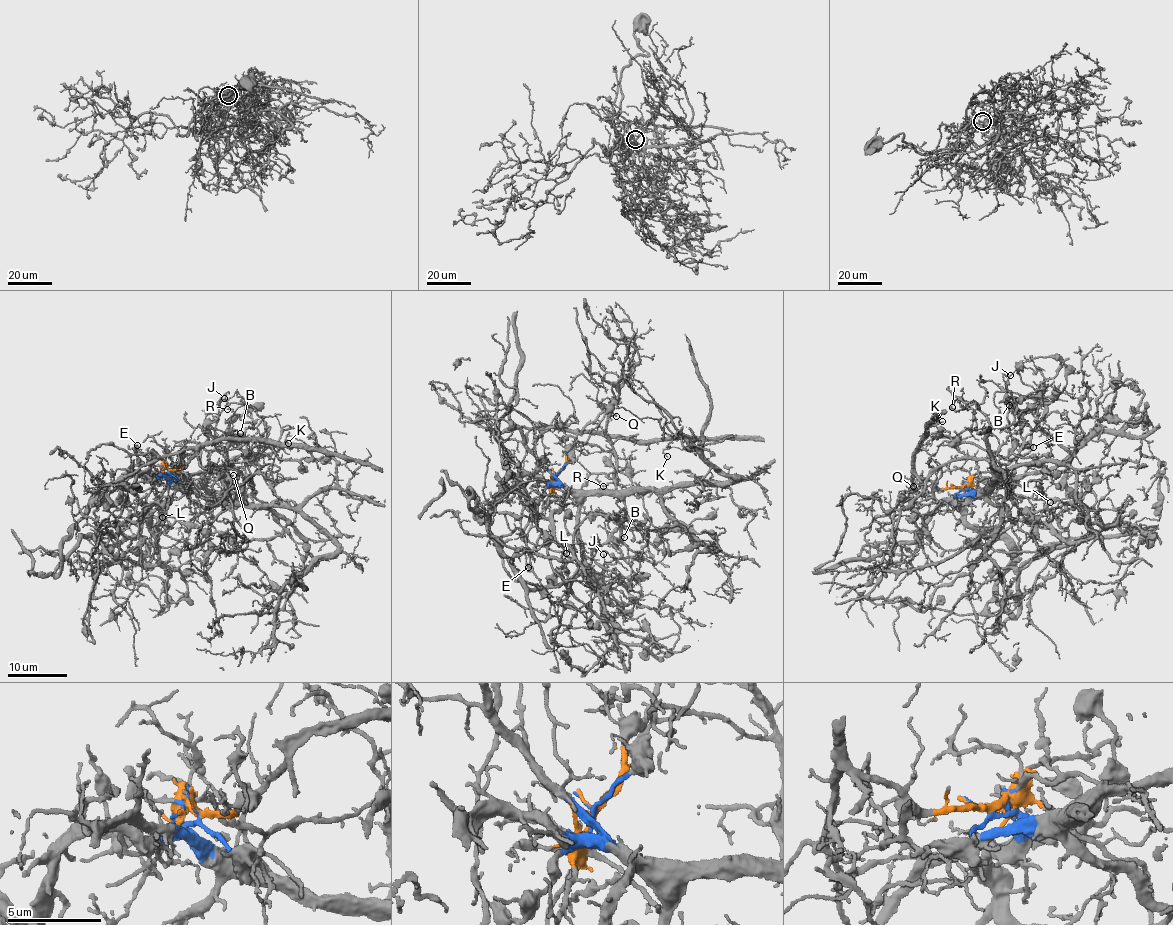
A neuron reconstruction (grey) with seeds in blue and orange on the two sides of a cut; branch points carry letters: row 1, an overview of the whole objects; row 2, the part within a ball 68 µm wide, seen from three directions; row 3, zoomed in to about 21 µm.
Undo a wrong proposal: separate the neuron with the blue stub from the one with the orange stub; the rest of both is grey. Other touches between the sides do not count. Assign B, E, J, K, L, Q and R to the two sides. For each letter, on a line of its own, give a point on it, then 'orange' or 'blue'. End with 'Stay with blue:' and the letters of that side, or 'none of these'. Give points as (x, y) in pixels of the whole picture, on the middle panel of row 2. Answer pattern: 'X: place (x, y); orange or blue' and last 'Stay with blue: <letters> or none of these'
B: place (624, 537); blue
E: place (528, 567); orange
J: place (603, 554); blue
K: place (667, 456); orange
L: place (566, 553); blue
Q: place (616, 416); orange
R: place (603, 486); blue
Stay with blue: B, J, L, R

